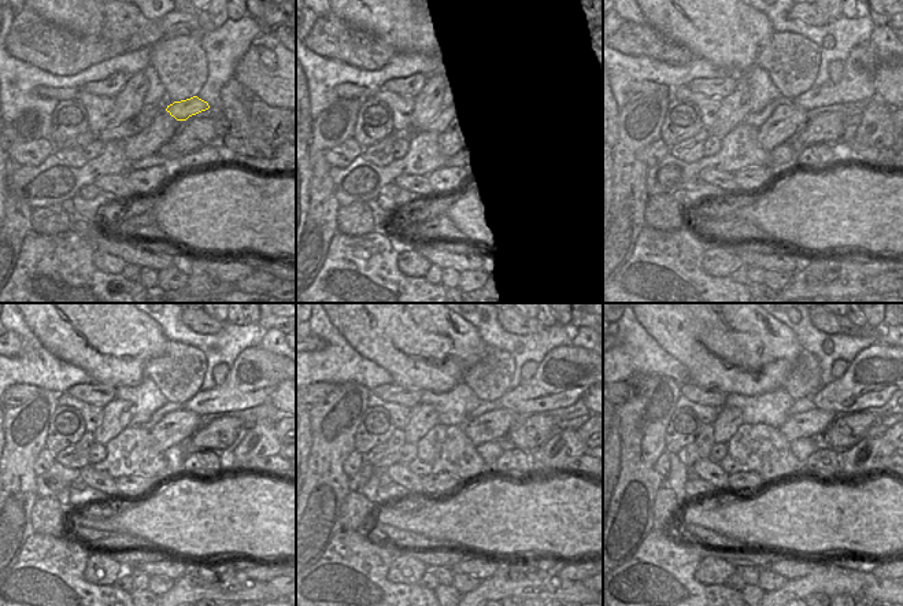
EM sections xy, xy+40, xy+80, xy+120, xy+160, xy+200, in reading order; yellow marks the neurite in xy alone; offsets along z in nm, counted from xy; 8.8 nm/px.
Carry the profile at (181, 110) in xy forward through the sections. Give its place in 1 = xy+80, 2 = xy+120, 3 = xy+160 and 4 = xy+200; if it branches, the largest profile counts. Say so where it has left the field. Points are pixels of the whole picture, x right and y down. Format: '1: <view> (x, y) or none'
1: xy+80 (861, 67)
2: xy+120 (255, 373)
3: xy+160 (563, 376)
4: xy+200 (876, 373)

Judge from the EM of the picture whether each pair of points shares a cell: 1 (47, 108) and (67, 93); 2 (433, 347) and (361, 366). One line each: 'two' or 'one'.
1: two
2: two

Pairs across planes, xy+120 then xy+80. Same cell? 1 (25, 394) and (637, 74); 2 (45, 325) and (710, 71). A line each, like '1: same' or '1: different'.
1: different
2: different

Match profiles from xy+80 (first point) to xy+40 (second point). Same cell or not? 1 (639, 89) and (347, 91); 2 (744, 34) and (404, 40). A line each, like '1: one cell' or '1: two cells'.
1: one cell
2: one cell

